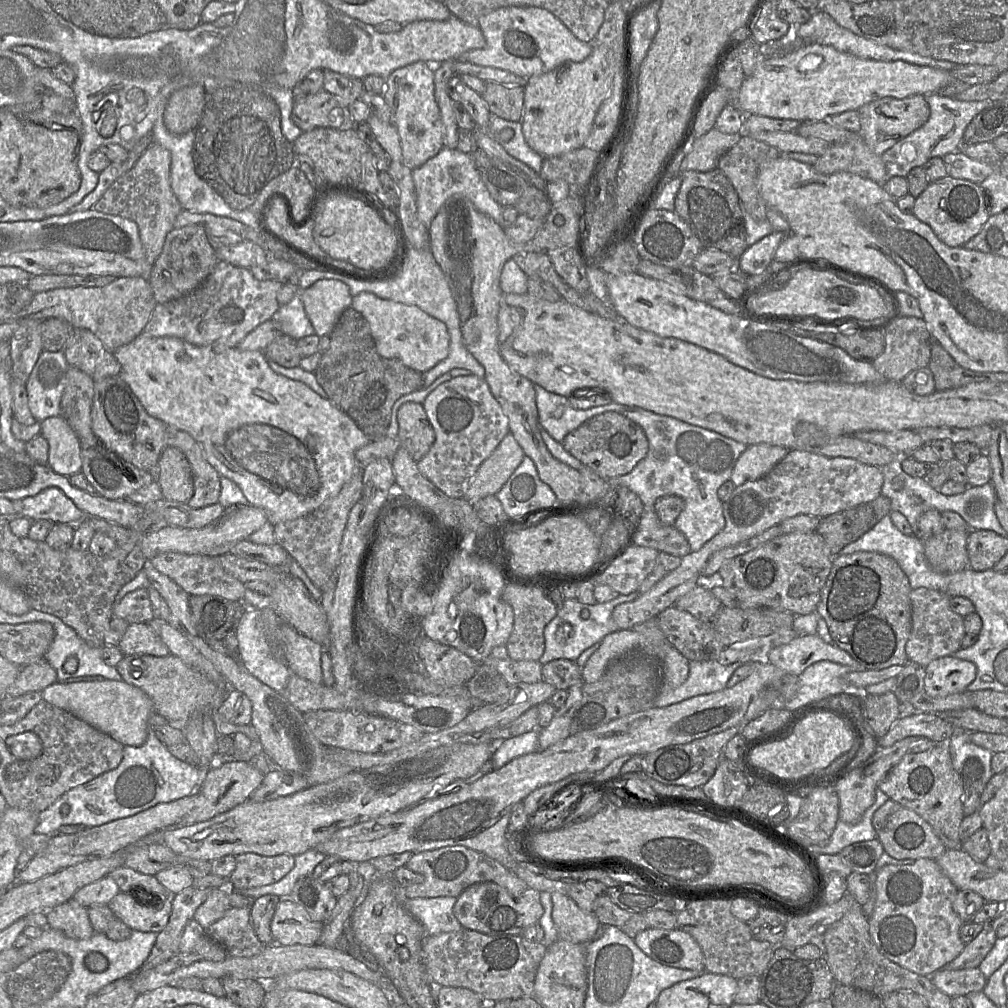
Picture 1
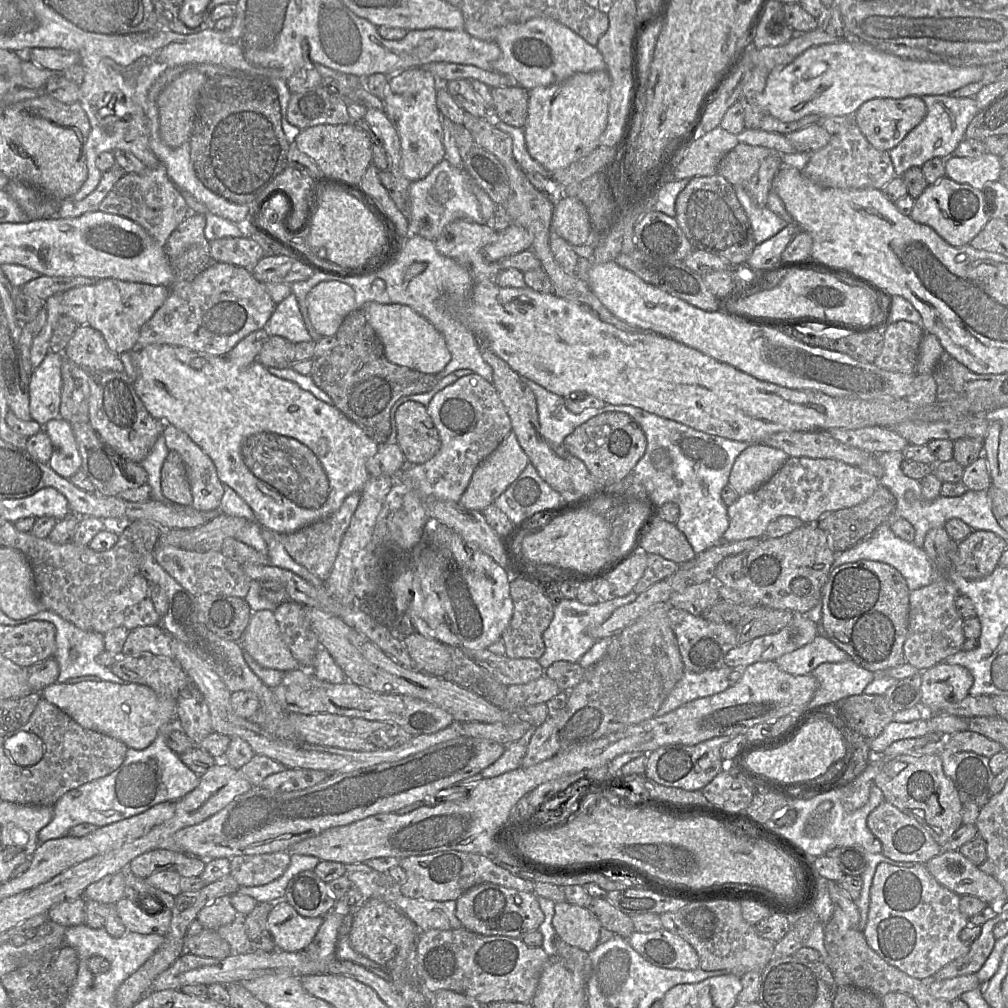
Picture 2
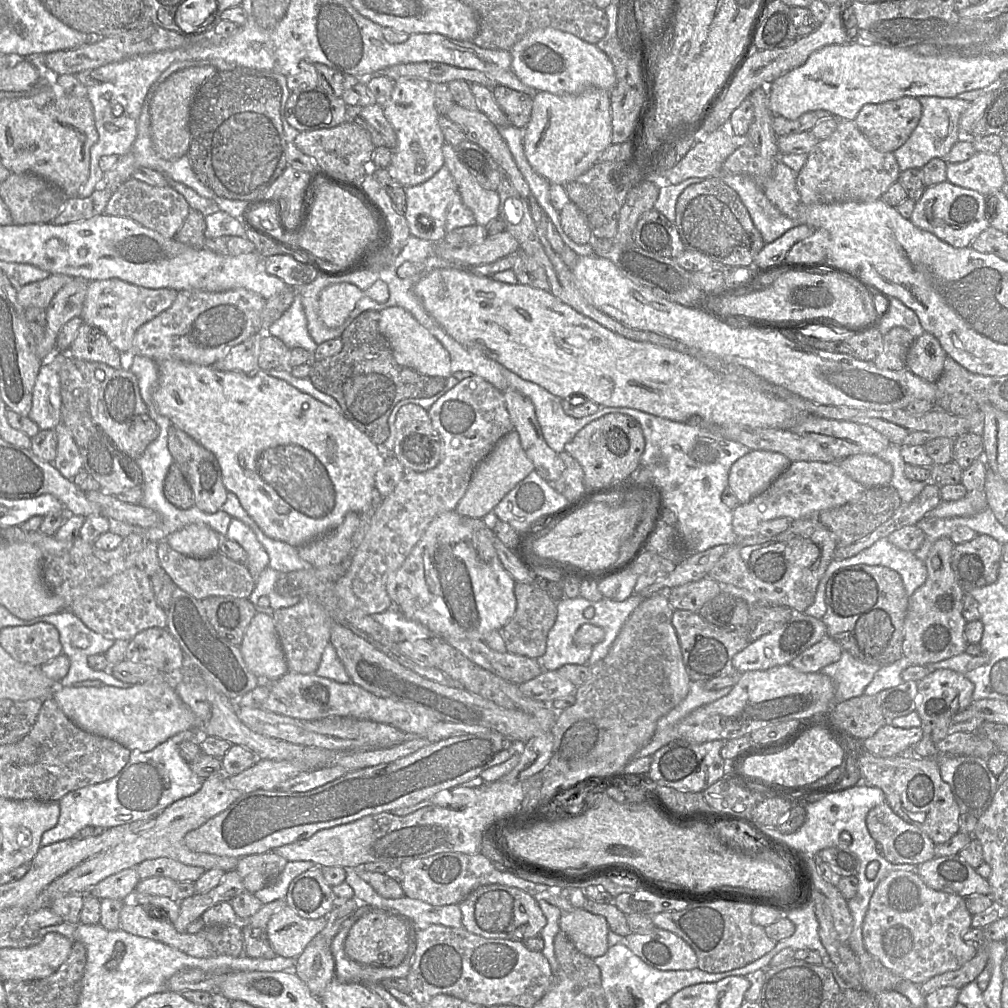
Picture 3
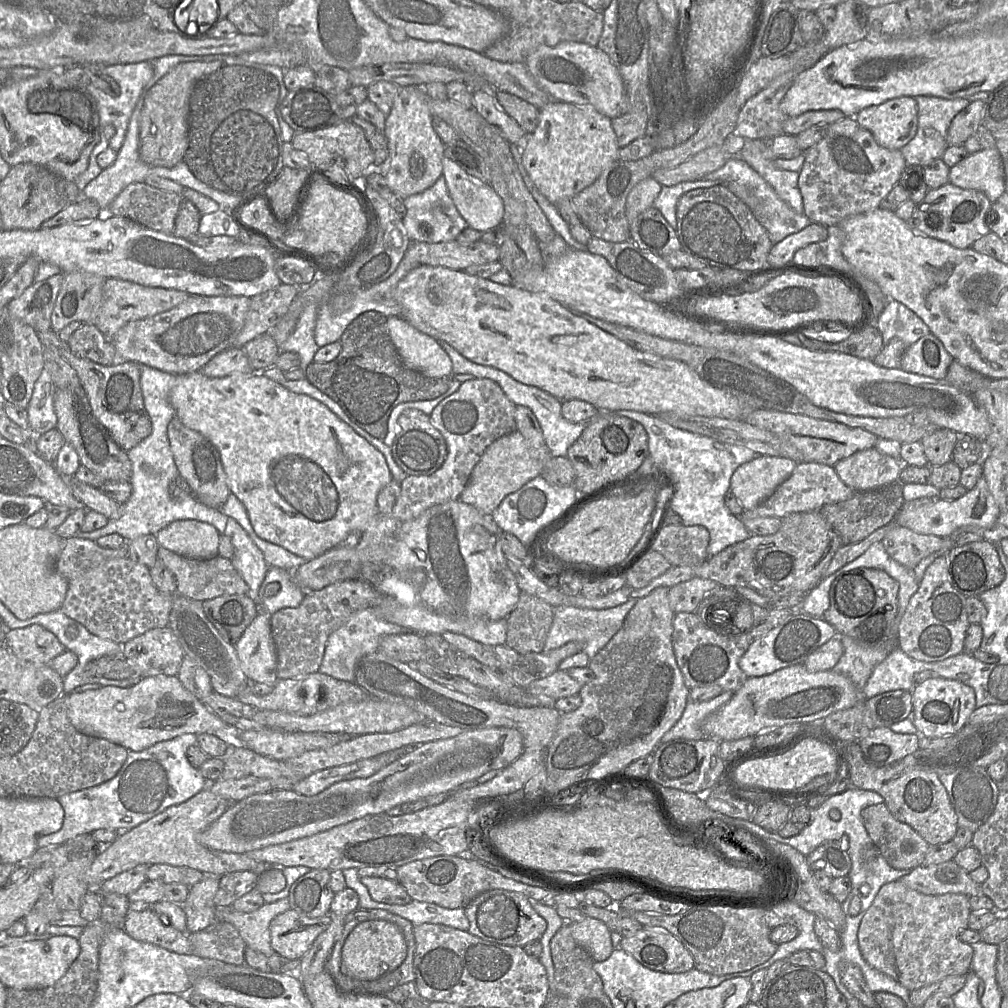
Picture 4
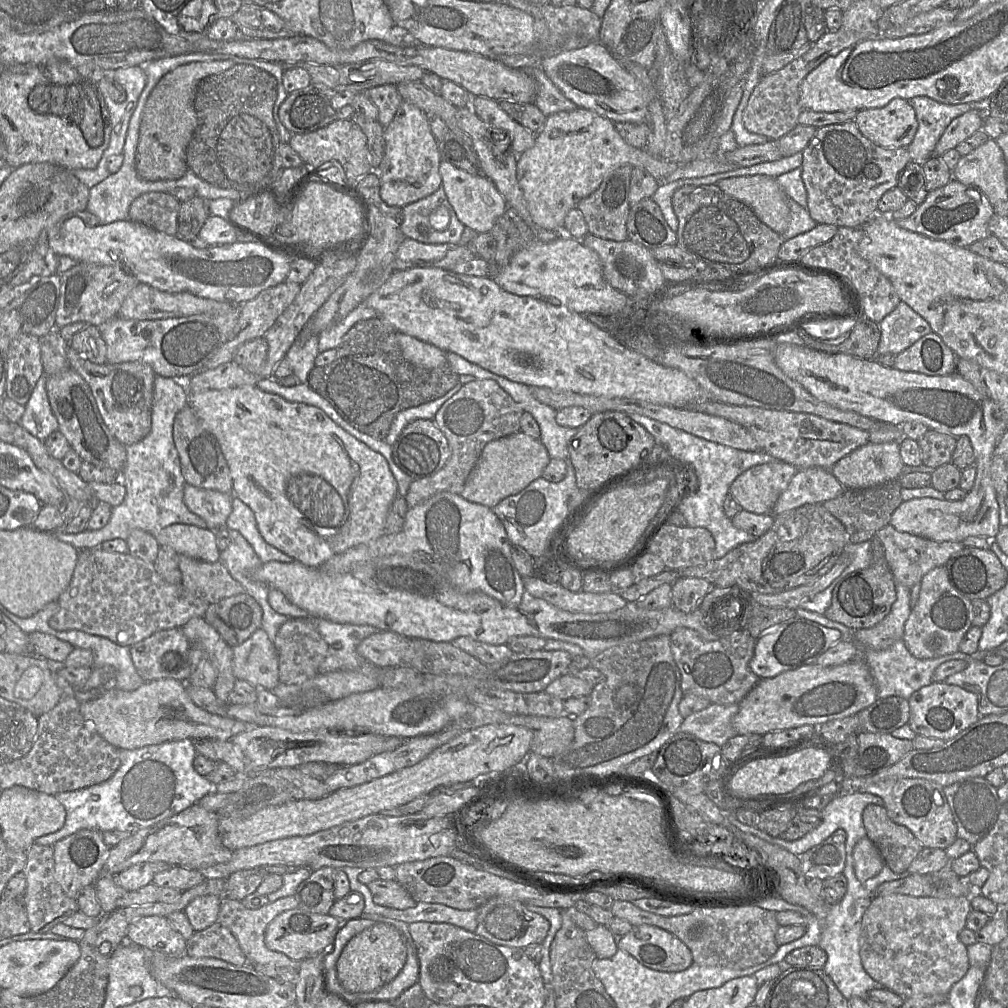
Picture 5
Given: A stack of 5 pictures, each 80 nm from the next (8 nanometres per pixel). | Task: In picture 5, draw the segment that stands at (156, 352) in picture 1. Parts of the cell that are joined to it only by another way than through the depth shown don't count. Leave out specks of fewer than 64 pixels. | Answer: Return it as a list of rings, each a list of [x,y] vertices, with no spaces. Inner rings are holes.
[[[257,385],[188,392],[188,405],[196,412],[205,427],[217,438],[229,467],[233,495],[248,505],[254,512],[258,530],[268,544],[306,566],[320,567],[332,556],[359,544],[370,542],[384,534],[389,508],[398,493],[397,482],[387,460],[382,454],[374,451],[337,425],[320,408],[305,403],[287,401],[277,394],[260,390]]]

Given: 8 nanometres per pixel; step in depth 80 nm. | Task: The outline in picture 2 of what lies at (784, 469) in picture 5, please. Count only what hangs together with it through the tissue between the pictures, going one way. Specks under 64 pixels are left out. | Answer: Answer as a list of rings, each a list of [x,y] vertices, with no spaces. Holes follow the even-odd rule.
[[[763,443],[750,444],[736,458],[729,485],[741,496],[766,483],[787,461],[782,450]]]

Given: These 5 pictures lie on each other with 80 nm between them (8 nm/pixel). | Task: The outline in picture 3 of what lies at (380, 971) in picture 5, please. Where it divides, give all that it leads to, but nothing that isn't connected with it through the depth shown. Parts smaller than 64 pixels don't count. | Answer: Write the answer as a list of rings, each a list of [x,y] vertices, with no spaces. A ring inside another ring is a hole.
[[[377,909],[362,916],[351,928],[346,941],[345,953],[351,960],[379,967],[397,967],[405,959],[410,947],[410,923],[393,911]]]

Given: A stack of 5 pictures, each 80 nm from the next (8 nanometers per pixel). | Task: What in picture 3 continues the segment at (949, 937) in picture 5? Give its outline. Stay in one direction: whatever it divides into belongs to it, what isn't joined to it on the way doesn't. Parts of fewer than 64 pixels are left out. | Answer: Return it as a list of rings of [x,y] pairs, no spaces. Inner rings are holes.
[[[893,871],[875,888],[862,925],[862,938],[866,951],[886,968],[904,980],[921,985],[936,975],[961,968],[977,952],[975,944],[962,940],[962,933],[971,928],[972,915],[965,898],[929,888],[917,872]]]

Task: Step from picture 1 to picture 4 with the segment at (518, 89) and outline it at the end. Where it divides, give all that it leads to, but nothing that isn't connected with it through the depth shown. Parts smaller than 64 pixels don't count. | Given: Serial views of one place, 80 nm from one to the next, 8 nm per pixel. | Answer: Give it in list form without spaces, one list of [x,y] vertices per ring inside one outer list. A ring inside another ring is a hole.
[[[497,90],[495,100],[526,133],[532,133],[539,121],[539,109],[531,103],[505,91]]]

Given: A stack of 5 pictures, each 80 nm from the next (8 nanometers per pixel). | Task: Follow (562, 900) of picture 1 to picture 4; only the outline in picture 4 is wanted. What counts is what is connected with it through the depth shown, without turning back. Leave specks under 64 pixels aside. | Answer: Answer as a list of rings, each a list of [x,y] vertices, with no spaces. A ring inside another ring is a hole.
[[[585,917],[581,922],[570,923],[570,932],[595,962],[605,961],[614,950],[609,928],[598,919]]]

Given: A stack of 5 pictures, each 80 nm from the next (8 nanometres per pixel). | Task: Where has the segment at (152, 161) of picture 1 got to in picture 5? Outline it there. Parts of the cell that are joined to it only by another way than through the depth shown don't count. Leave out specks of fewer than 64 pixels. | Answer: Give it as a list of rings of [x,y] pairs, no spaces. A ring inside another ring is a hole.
[[[147,192],[131,203],[129,220],[176,235],[179,206],[180,202],[170,193]]]

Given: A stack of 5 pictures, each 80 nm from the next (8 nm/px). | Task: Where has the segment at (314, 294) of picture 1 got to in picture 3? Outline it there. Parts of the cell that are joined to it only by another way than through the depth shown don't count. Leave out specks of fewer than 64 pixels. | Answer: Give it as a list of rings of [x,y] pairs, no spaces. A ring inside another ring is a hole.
[[[350,283],[332,284],[325,287],[319,296],[318,315],[328,328],[341,326],[353,309],[363,292]]]

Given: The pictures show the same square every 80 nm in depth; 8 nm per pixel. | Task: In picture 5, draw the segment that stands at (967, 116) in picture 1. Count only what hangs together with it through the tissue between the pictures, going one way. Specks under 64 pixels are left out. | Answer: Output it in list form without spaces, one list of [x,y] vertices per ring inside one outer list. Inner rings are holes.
[[[927,96],[909,100],[918,121],[917,132],[907,147],[911,162],[923,165],[933,156],[935,146],[951,121],[974,108],[974,102],[945,104]]]

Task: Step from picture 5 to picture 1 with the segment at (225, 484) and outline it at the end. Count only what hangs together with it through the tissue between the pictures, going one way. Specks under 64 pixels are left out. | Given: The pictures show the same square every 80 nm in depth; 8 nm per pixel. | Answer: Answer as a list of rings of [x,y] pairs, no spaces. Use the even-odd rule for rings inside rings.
[[[167,427],[166,446],[180,449],[188,459],[194,480],[194,494],[188,501],[191,508],[204,508],[219,502],[221,476],[207,460],[202,447],[187,432]]]

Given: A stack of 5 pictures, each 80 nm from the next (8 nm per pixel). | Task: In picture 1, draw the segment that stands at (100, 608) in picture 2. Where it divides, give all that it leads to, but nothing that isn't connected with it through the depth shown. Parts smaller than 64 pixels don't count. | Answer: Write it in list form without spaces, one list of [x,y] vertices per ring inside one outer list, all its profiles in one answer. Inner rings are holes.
[[[140,588],[126,594],[118,604],[113,606],[112,616],[122,618],[129,624],[148,624],[154,619],[148,589]]]

